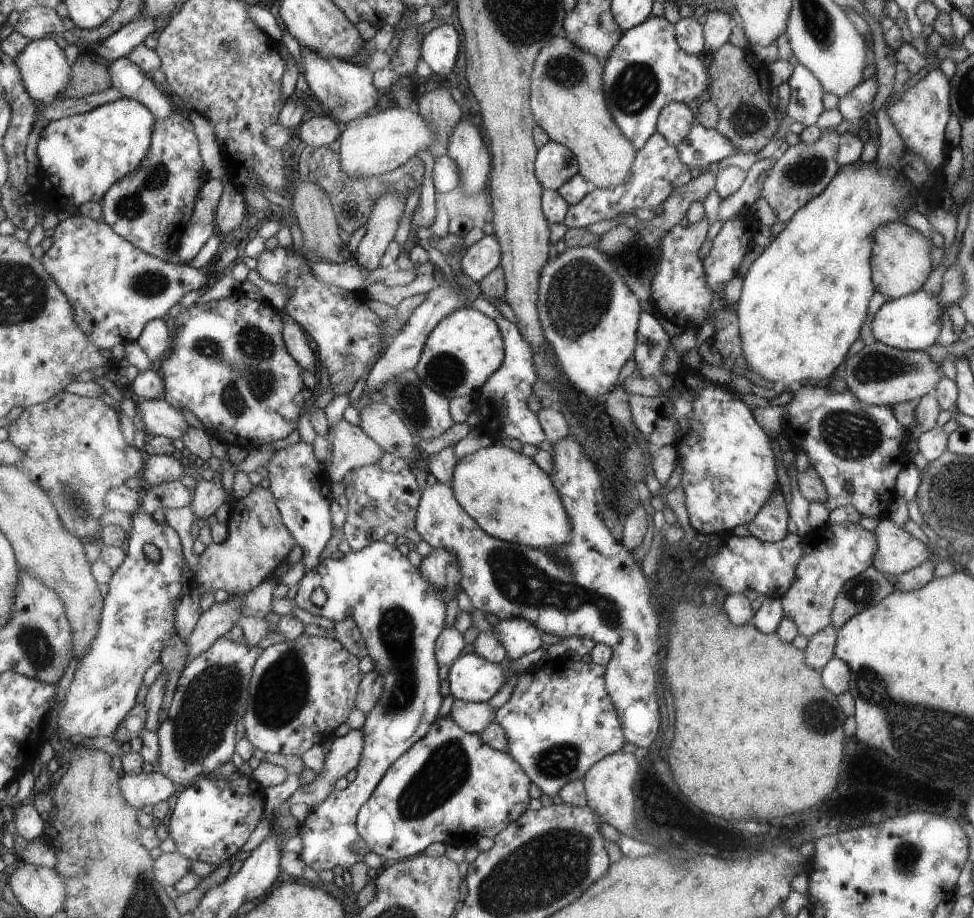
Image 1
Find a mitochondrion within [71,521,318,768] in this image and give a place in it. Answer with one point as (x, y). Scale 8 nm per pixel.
(205, 713)

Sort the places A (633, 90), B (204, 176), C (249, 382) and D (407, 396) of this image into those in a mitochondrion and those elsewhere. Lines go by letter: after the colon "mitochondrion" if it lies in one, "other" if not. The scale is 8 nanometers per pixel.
A: mitochondrion
B: other
C: mitochondrion
D: mitochondrion

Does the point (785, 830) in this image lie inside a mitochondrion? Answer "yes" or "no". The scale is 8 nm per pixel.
no

